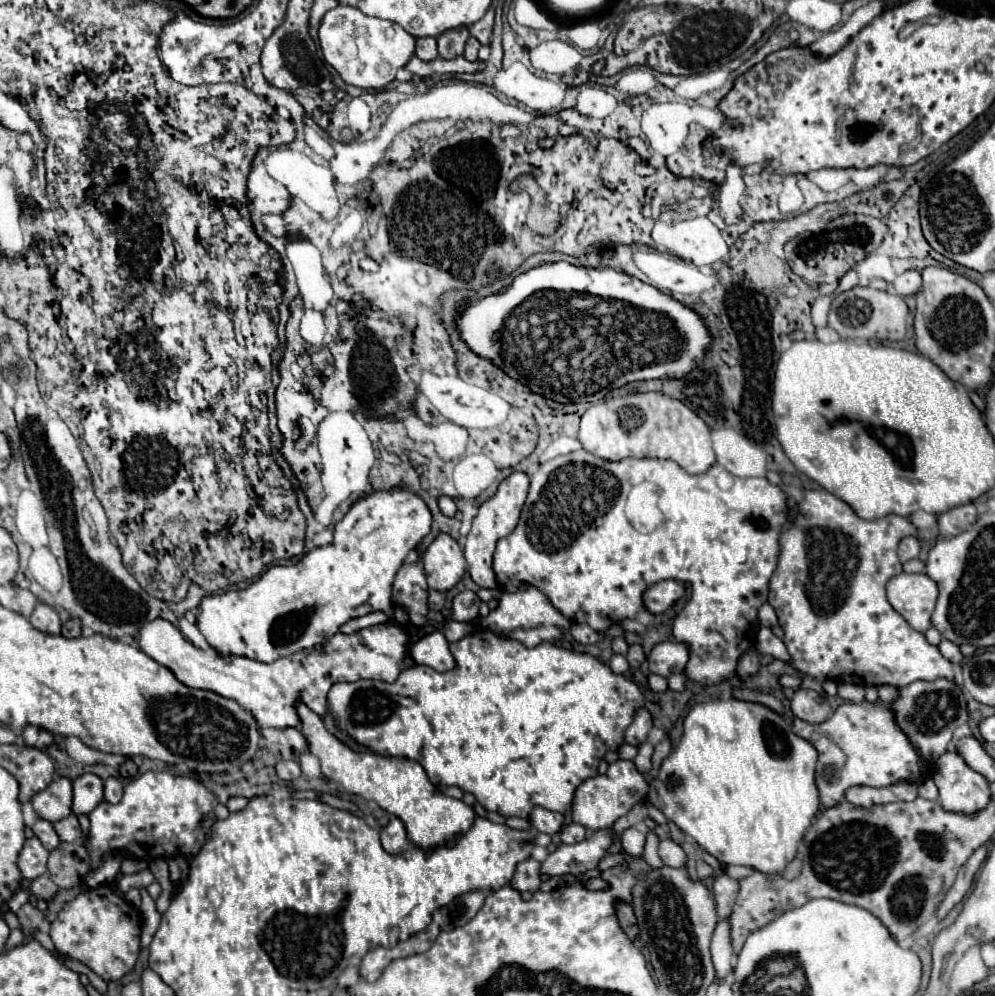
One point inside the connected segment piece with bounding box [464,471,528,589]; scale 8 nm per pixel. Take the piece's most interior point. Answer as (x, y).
(497, 517)

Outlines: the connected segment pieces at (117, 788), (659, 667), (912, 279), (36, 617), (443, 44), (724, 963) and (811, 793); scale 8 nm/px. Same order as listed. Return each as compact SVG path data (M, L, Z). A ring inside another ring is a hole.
M110 777L108 781L104 781L104 801L116 805L120 799L122 799L122 783Z
M678 641L658 643L648 655L650 671L656 675L662 675L662 677L682 673L688 659L690 659L690 645L678 643Z
M906 271L902 275L898 275L892 283L892 289L900 295L900 297L910 297L910 295L916 295L918 289L922 285L922 279L920 279L920 273L918 271Z
M38 603L34 613L30 615L30 623L32 623L32 627L36 627L42 633L48 633L48 635L58 635L60 633L58 613L50 605Z
M458 27L452 31L446 31L438 37L438 53L442 59L454 59L464 53L466 39L470 37L466 27Z
M720 921L716 925L714 937L712 937L712 963L716 969L718 979L724 979L730 971L732 971L732 963L734 963L734 953L732 953L732 943L730 943L730 925L728 921Z
M730 699L730 701L708 701L708 703L698 703L690 709L690 713L684 719L684 735L682 741L678 743L678 747L670 753L670 757L662 763L660 767L660 775L654 779L654 783L650 785L650 793L648 799L666 815L668 821L676 823L686 835L690 835L704 851L708 851L712 857L716 857L720 861L722 867L726 865L750 865L752 869L760 871L760 873L770 873L770 875L782 875L784 867L796 857L796 849L806 833L806 829L810 827L812 819L818 815L820 811L820 797L818 797L818 787L814 781L814 773L816 773L816 759L818 753L816 749L796 737L790 729L790 723L784 721L784 717L776 715L774 711L770 711L764 705L758 703L746 703L746 701L738 701L738 699ZM676 777L678 783L670 785L668 779Z

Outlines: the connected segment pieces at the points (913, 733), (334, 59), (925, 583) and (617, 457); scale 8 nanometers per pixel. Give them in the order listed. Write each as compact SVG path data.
M944 677L936 681L914 681L904 689L898 689L896 699L890 703L890 711L894 713L896 725L910 737L910 743L926 761L936 761L946 753L956 727L968 721L968 703L962 687Z
M338 5L322 17L318 41L324 61L340 73L344 83L374 91L388 87L396 79L396 71L406 67L416 51L416 39L398 23L368 17L352 5Z
M900 573L888 581L886 593L894 611L902 615L912 629L924 633L930 627L938 587L928 575Z
M658 391L616 395L588 407L580 421L578 441L586 451L606 461L622 461L626 457L672 459L690 475L706 473L716 463L710 427L688 405Z

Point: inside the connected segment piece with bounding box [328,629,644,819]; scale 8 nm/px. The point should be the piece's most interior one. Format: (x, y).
(519, 728)

